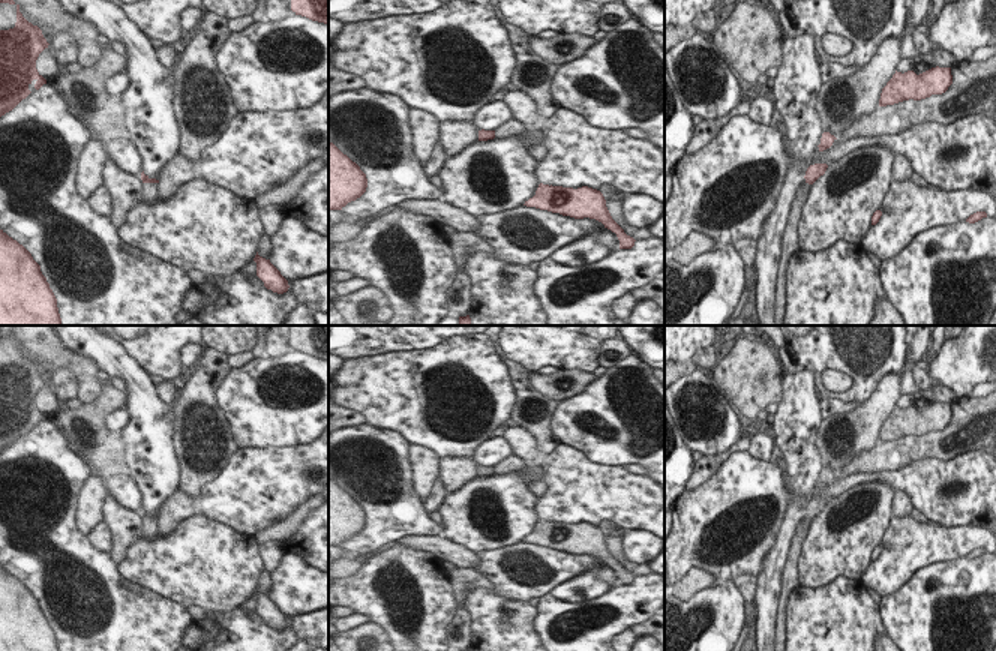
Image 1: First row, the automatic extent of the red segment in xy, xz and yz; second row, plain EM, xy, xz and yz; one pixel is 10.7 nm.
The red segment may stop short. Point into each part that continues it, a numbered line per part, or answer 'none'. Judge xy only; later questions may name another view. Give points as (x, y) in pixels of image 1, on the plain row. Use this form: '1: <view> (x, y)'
1: xy (152, 525)

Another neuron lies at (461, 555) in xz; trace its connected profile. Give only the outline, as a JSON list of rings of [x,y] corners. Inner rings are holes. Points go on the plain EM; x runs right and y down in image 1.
[[[410,536],[399,540],[405,546],[429,550],[440,555],[444,561],[454,562],[459,568],[477,568],[482,564],[482,556],[459,544],[446,536]]]

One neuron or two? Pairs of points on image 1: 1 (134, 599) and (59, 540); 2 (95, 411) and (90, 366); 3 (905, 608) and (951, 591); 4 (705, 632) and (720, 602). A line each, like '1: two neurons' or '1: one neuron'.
1: one neuron
2: two neurons
3: one neuron
4: one neuron

